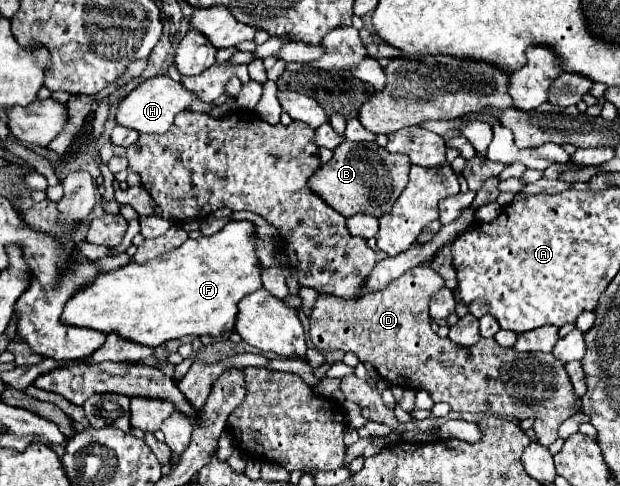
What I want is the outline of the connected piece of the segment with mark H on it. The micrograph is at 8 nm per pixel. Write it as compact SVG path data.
M158 75L142 81L120 101L116 111L116 121L120 125L136 129L138 133L166 133L174 123L174 117L186 111L194 99L196 99L194 93L190 93L180 81L174 81L168 75Z

